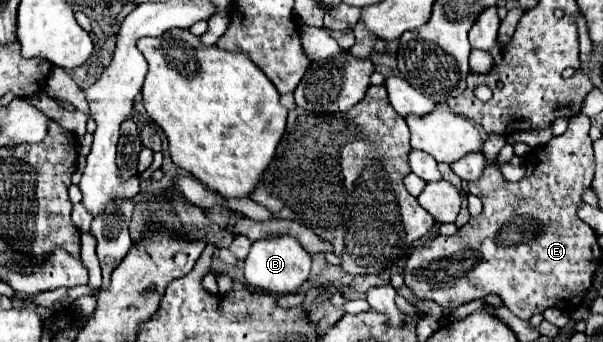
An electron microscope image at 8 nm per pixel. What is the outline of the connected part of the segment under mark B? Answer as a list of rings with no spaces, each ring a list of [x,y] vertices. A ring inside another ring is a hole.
[[[280,235],[274,239],[254,241],[250,253],[244,261],[244,281],[252,289],[262,289],[268,293],[296,293],[310,275],[310,253],[290,235]]]

